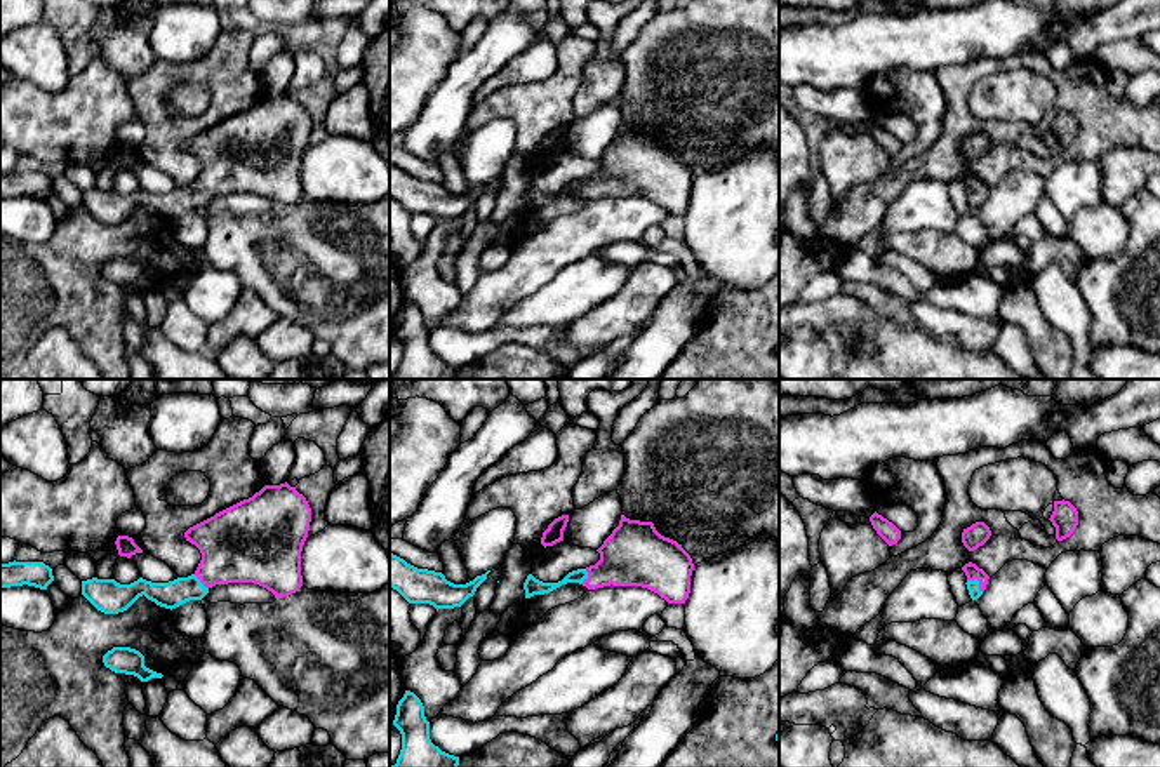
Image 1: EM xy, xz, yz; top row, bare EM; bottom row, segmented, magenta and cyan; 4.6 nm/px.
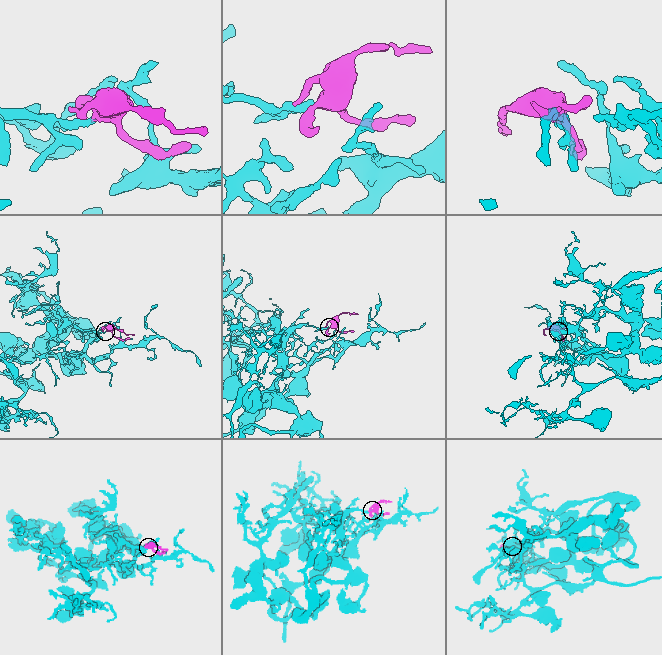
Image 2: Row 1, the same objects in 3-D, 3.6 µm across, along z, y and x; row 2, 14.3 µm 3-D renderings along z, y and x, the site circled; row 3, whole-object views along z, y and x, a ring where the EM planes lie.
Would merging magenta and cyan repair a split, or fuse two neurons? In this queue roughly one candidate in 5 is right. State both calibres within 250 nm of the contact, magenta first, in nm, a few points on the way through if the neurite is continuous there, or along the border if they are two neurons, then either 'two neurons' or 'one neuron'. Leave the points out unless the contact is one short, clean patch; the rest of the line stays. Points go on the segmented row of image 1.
70/60 nm | across yz (973, 571), (978, 580), (973, 586) | one neuron

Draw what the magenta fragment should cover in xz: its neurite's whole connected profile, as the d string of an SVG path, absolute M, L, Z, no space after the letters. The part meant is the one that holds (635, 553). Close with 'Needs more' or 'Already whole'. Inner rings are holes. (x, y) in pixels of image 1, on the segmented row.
M621 515L619 525L597 551L600 553L600 560L595 565L572 570L558 583L543 583L529 574L523 583L525 598L550 593L567 583L579 583L588 590L597 590L610 584L642 586L657 593L668 604L685 604L685 600L689 598L690 576L694 570L692 558L682 548L682 544L661 536L652 522L630 520Z. Needs more

